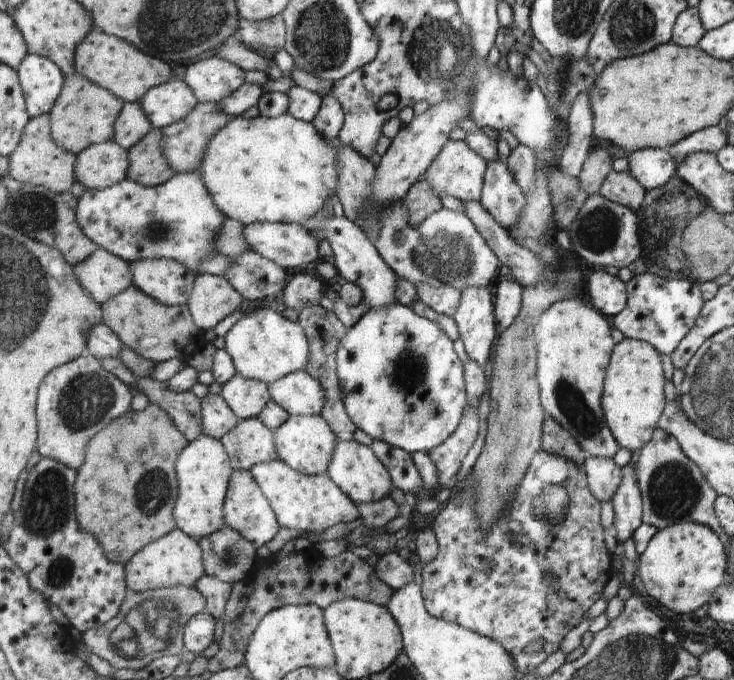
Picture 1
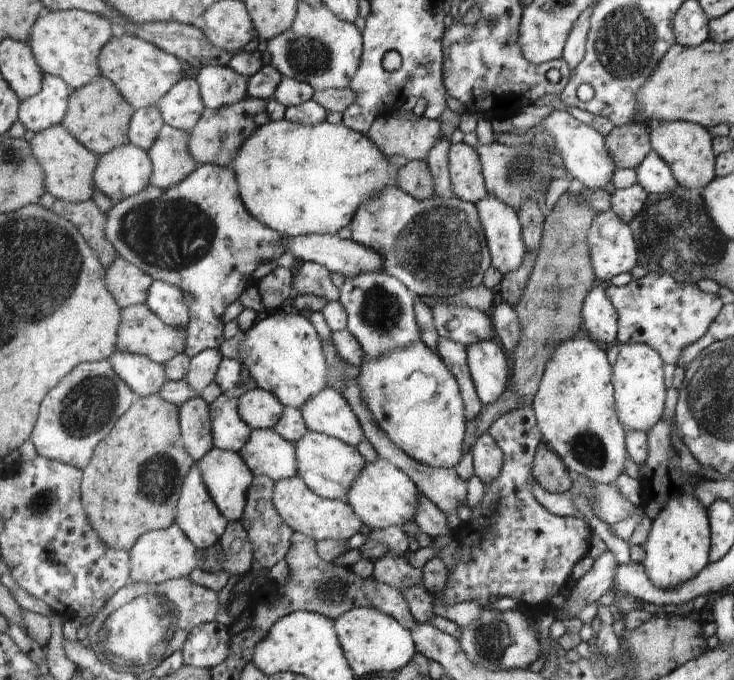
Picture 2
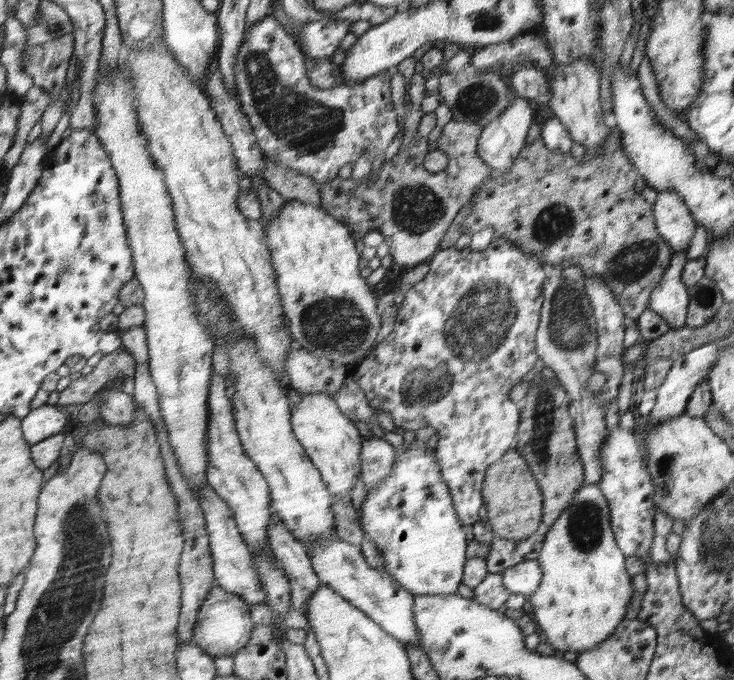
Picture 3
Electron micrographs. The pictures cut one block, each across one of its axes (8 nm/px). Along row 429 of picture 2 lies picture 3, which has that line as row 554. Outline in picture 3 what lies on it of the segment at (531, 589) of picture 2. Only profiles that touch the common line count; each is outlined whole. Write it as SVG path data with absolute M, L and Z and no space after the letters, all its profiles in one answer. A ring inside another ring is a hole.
M539 528L524 540L496 538L491 544L490 554L485 558L487 571L498 574L525 560L534 560L543 550L544 537L545 533Z

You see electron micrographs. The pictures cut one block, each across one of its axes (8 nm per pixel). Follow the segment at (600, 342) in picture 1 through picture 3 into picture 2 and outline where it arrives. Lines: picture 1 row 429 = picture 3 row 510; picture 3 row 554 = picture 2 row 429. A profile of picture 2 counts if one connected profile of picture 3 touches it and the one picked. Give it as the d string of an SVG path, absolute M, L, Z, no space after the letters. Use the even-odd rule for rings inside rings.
M588 336L560 343L547 362L532 400L542 442L551 448L574 475L588 477L594 483L609 485L624 472L628 458L624 432L614 410L612 372L606 348Z

